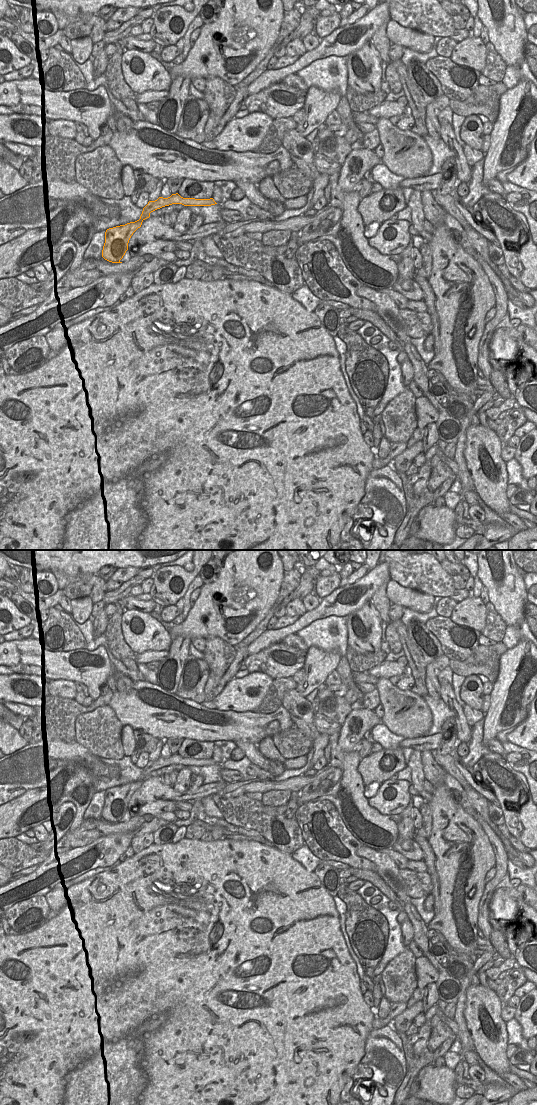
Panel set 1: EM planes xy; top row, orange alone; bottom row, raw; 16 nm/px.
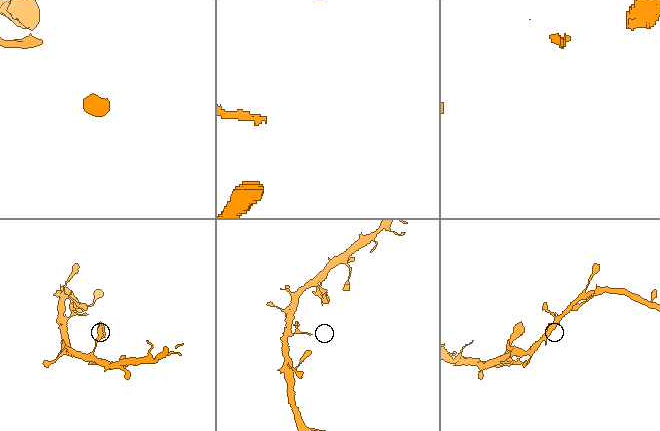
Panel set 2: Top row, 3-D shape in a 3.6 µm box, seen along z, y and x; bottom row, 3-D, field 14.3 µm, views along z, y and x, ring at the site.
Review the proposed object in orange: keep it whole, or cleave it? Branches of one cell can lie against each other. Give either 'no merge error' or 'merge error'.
no merge error

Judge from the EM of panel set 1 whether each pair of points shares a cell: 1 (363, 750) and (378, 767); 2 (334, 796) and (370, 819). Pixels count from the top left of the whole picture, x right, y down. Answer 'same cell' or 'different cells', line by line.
1: different cells
2: same cell

